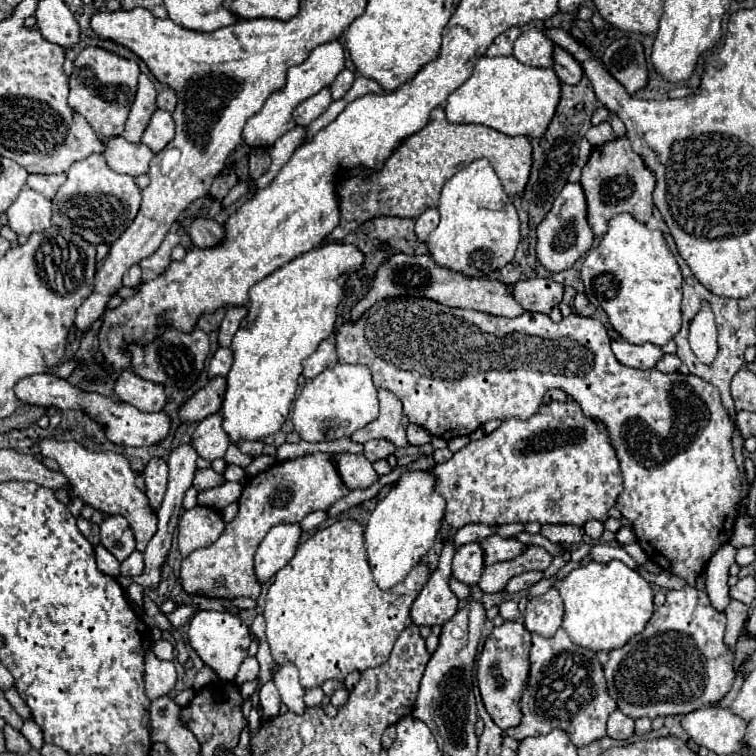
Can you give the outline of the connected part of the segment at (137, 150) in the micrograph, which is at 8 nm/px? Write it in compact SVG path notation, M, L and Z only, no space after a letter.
M111 136L101 138L105 150L101 152L107 160L107 166L115 172L139 176L149 170L149 162L153 158L153 152L147 150L143 144L131 144L123 136Z

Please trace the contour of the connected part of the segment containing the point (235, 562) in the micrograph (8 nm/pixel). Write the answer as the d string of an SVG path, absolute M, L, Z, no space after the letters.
M315 452L303 458L275 462L265 472L253 476L239 498L239 514L227 524L225 532L209 548L191 552L181 564L183 588L189 594L201 592L211 598L235 598L247 596L257 598L261 584L253 574L253 554L265 534L277 524L297 524L309 512L327 512L339 498L347 496L349 490L341 476L333 472L331 454Z

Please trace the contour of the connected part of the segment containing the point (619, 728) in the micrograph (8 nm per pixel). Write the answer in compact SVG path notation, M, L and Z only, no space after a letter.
M615 710L607 720L607 736L615 740L627 740L633 736L633 718Z

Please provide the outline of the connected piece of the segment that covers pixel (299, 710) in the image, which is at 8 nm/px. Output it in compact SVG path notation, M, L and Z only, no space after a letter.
M283 664L277 672L275 672L275 686L281 694L281 702L295 714L303 714L305 712L305 690L299 684L299 670L293 664Z

